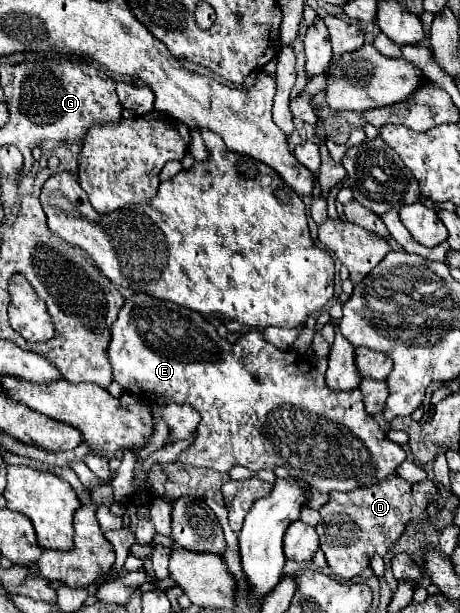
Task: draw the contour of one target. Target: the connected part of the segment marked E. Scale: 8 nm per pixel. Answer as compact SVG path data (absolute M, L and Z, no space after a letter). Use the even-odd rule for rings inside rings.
M132 294L122 310L118 312L118 318L112 326L112 338L110 338L110 344L108 344L108 358L110 358L110 364L112 364L112 376L114 380L122 386L124 392L132 392L134 396L138 396L140 400L150 400L154 398L156 402L168 402L168 404L190 404L194 406L202 420L196 428L196 442L186 448L180 456L178 456L178 464L180 466L206 466L206 468L212 468L216 472L222 472L222 474L228 474L234 466L244 466L248 468L252 474L260 472L260 470L274 470L276 464L278 466L284 466L288 468L290 476L294 476L296 480L308 484L308 492L320 492L320 494L330 494L334 490L354 490L354 488L360 488L360 486L374 486L378 484L380 480L384 480L386 476L394 474L396 466L402 464L402 448L394 442L390 442L386 438L386 434L380 430L378 422L366 414L364 410L364 404L362 404L362 396L360 396L360 390L352 390L352 392L344 392L344 394L332 394L328 388L326 388L326 382L324 382L324 374L320 374L316 368L312 368L312 362L304 360L306 356L298 354L296 350L278 350L274 344L270 344L258 330L250 330L248 334L242 334L236 342L230 342L228 338L220 336L216 326L212 322L208 322L202 314L194 312L194 310L186 310L184 306L178 306L174 302L166 302L166 300L158 300L158 298L152 298L148 294Z

